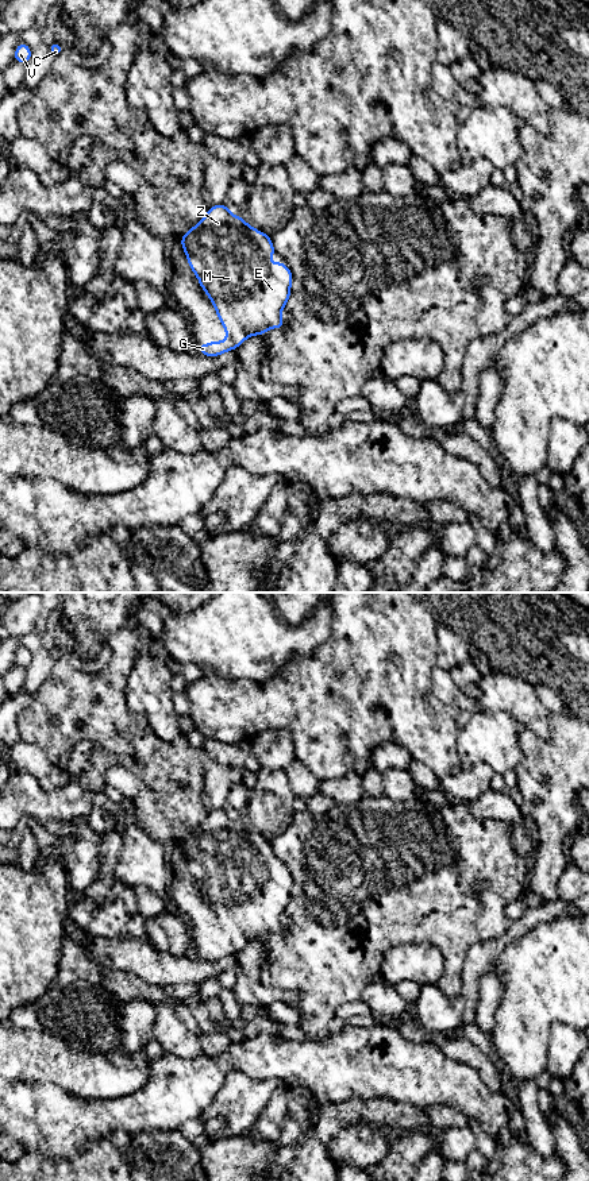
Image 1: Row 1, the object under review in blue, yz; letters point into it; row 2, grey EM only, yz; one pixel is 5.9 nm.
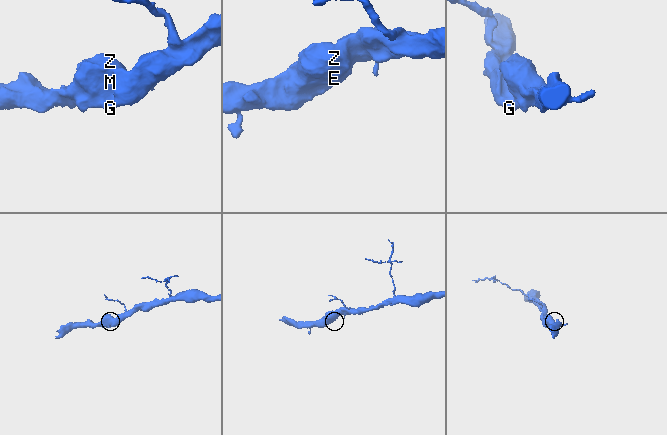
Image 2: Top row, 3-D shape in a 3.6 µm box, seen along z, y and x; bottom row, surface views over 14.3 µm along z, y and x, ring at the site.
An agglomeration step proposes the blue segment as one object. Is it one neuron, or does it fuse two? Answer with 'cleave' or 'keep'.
keep

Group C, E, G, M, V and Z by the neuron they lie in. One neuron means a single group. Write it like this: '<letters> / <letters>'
C E G M V Z

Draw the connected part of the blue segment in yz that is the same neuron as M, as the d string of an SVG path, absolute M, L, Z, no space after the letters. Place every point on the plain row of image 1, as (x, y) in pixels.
M217 808L180 845L227 937L226 946L199 950L200 958L215 962L236 954L249 941L285 931L280 918L293 880L282 865L267 868L276 858L267 840Z

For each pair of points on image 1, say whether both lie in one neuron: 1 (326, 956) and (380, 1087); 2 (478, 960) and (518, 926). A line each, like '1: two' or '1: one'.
1: two
2: one

